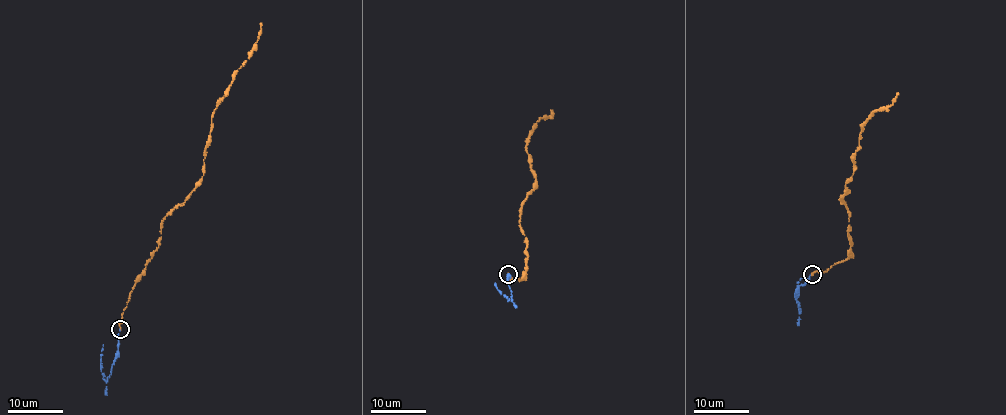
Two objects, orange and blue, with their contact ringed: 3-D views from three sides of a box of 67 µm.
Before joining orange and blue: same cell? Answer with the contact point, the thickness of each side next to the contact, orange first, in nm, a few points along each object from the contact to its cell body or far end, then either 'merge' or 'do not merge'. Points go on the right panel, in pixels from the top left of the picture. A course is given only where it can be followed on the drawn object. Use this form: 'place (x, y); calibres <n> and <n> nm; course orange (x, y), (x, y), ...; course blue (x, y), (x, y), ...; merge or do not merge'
place (812, 274); calibres 240 and 130 nm; course orange (811, 274), (850, 257), (847, 208), (840, 198), (853, 174), (864, 123), (872, 112), (893, 104), (898, 93); course blue (811, 273), (796, 293), (799, 312), (797, 283), (803, 276); merge

